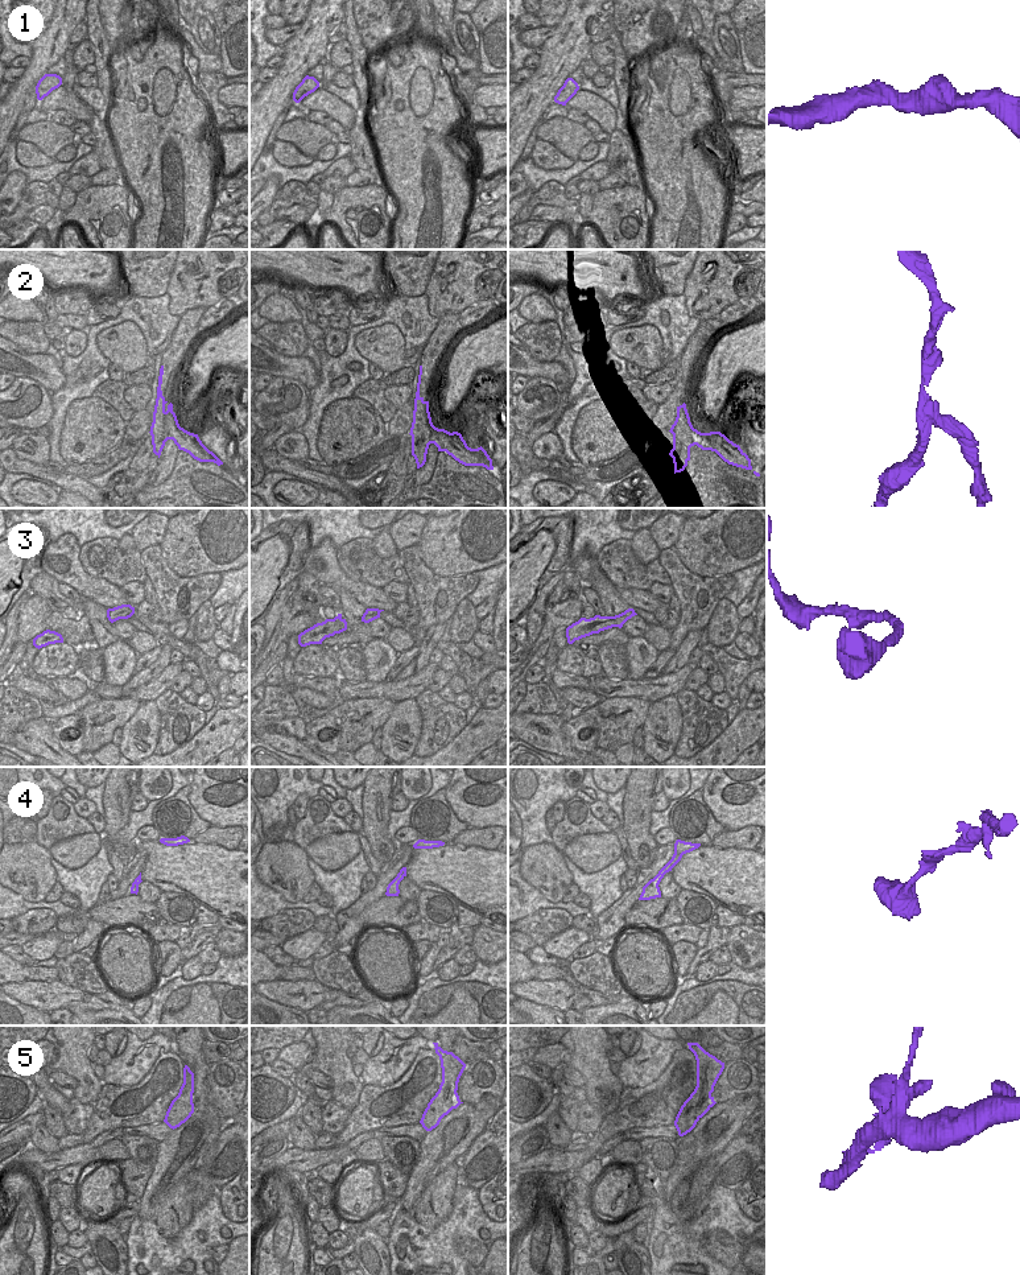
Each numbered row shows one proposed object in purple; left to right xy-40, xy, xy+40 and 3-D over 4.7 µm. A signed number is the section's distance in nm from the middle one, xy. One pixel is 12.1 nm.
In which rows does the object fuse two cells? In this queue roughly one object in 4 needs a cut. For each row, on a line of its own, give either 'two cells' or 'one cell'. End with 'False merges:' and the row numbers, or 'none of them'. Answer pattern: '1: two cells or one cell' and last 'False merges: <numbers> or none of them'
1: one cell
2: two cells
3: two cells
4: one cell
5: one cell
False merges: 2, 3

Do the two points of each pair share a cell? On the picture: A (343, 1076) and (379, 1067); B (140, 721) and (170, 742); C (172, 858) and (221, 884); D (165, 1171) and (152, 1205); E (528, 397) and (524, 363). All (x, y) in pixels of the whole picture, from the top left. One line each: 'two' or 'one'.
A: two
B: two
C: one
D: one
E: two

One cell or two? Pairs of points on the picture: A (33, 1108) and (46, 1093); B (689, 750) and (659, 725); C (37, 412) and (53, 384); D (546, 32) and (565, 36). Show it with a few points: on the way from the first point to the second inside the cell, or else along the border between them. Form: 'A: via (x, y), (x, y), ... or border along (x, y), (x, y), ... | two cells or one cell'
A: border along (37, 1089), (45, 1104) | two cells
B: border along (681, 710), (681, 734), (673, 752) | two cells
C: border along (20, 378), (37, 380), (50, 393) | two cells
D: border along (556, 27), (556, 31), (537, 49) | two cells

